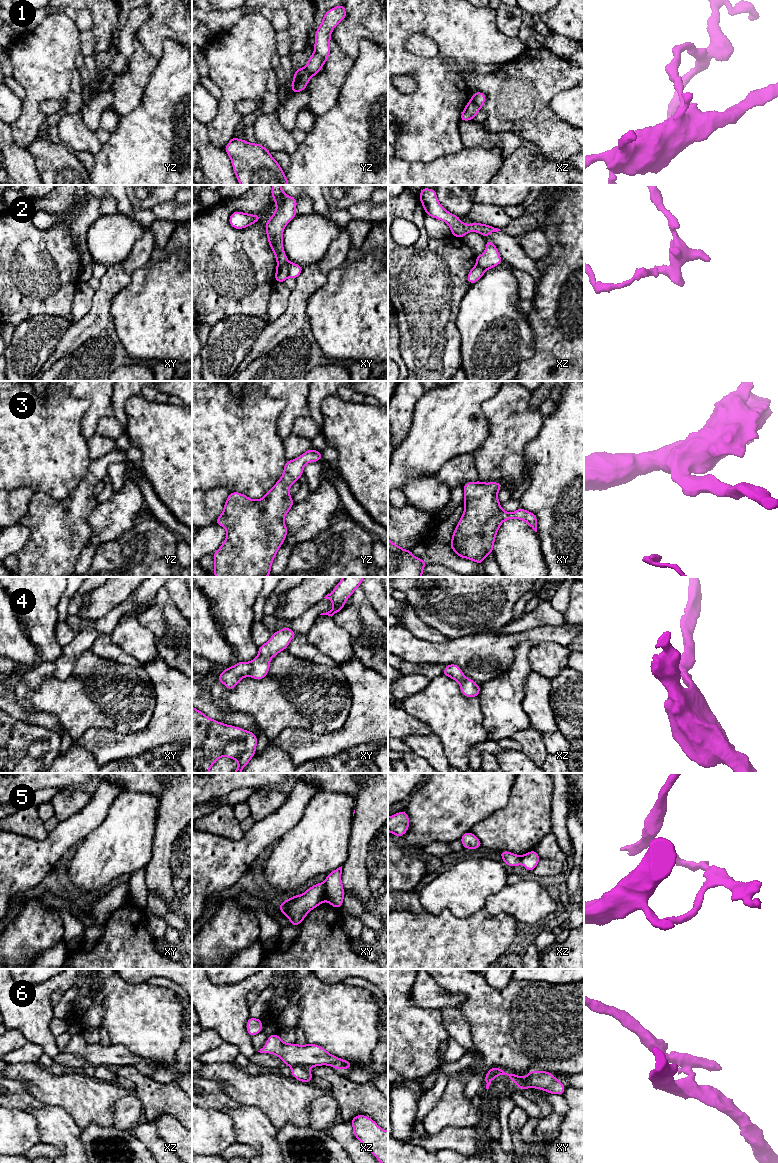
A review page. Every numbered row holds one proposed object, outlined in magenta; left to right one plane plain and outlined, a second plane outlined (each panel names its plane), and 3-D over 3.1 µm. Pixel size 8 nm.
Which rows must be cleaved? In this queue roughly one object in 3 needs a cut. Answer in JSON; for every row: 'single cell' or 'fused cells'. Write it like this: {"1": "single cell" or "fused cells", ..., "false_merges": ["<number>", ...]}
{"1": "fused cells", "2": "single cell", "3": "single cell", "4": "single cell", "5": "fused cells", "6": "fused cells", "false_merges": ["1", "5", "6"]}

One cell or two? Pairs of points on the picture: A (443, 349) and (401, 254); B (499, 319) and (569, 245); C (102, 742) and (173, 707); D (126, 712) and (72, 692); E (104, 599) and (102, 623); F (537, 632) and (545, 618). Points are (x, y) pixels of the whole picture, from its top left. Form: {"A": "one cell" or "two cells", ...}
{"A": "one cell", "B": "two cells", "C": "one cell", "D": "one cell", "E": "two cells", "F": "two cells"}

